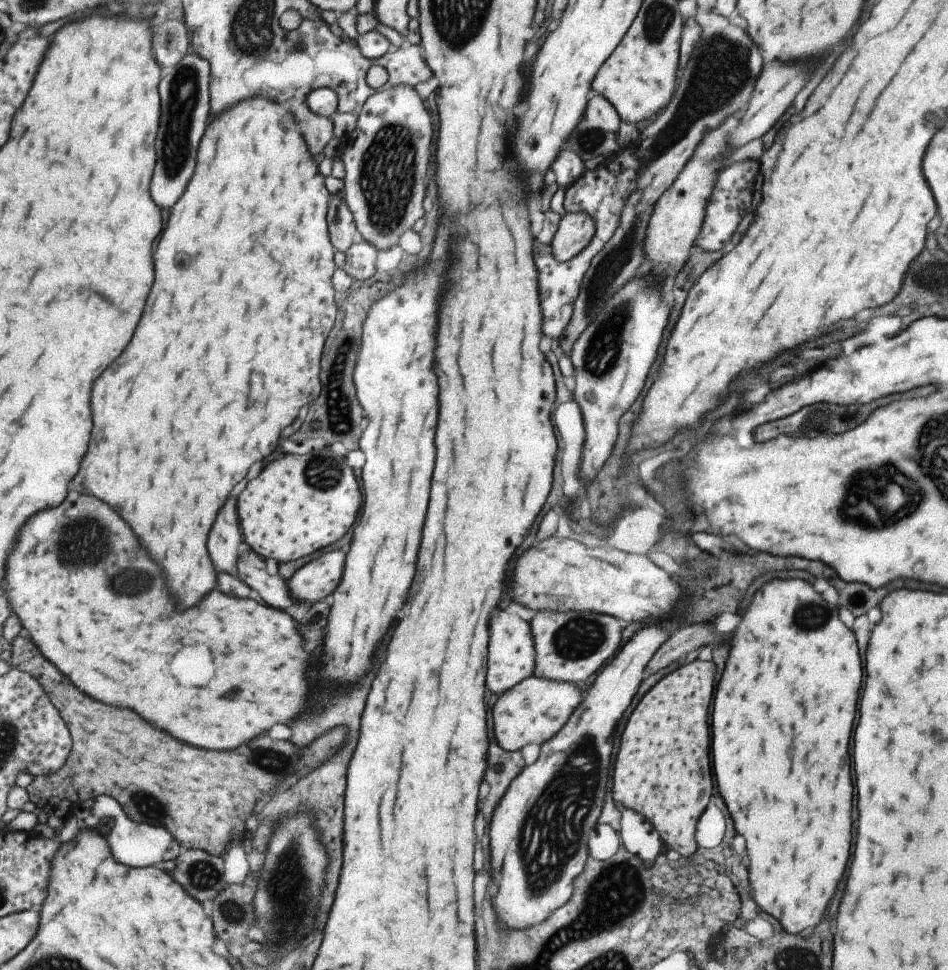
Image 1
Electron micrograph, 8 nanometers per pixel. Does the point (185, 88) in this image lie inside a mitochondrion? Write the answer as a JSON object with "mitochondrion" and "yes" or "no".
{"mitochondrion":"yes"}

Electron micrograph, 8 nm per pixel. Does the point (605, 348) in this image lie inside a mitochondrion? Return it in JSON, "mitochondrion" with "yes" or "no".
{"mitochondrion":"yes"}

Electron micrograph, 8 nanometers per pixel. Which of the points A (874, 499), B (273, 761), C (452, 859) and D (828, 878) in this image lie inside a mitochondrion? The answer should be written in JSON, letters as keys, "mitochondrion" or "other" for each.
{"A":"mitochondrion","B":"mitochondrion","C":"other","D":"other"}

